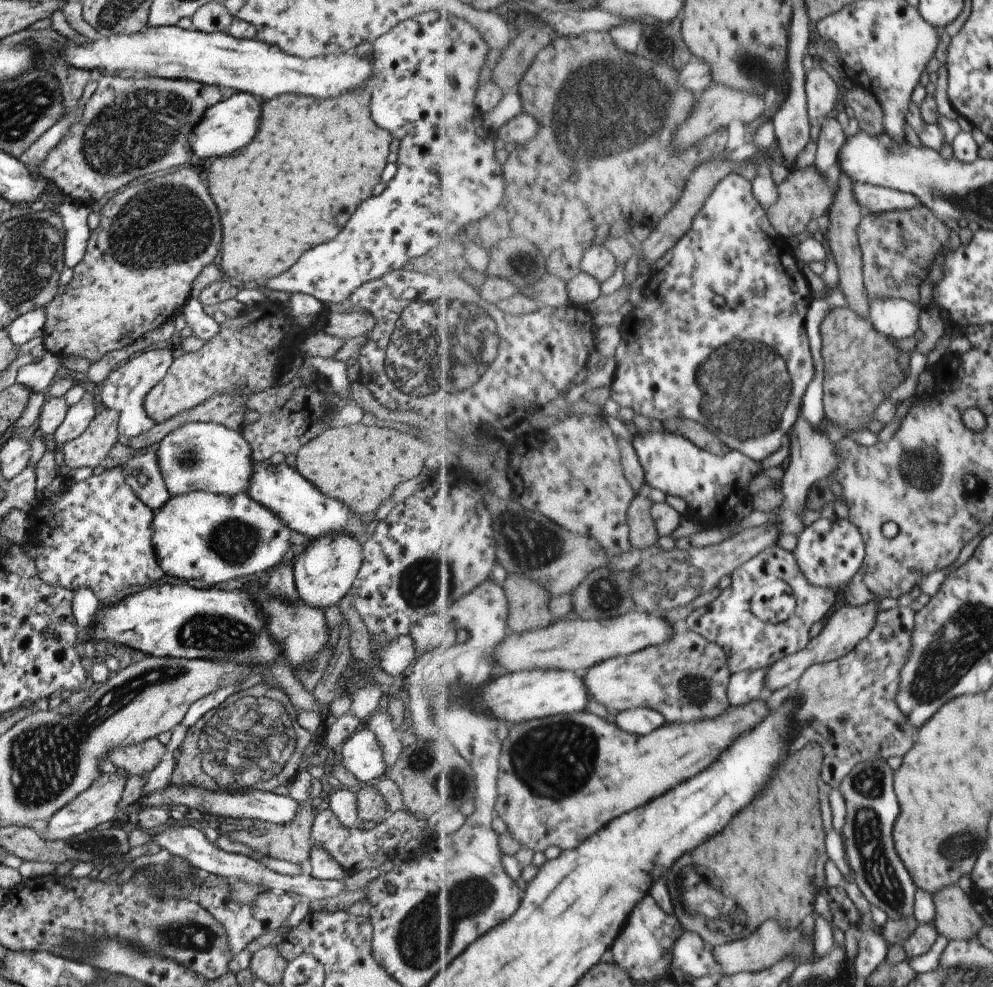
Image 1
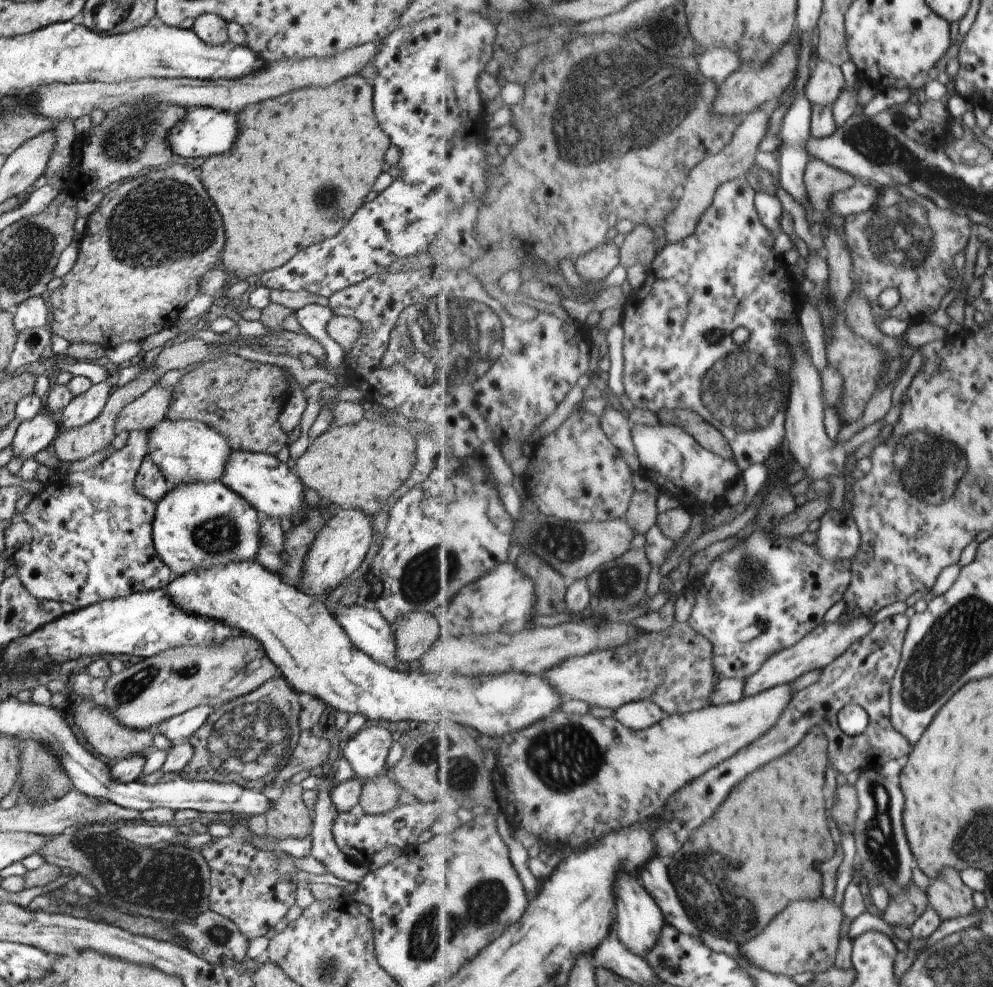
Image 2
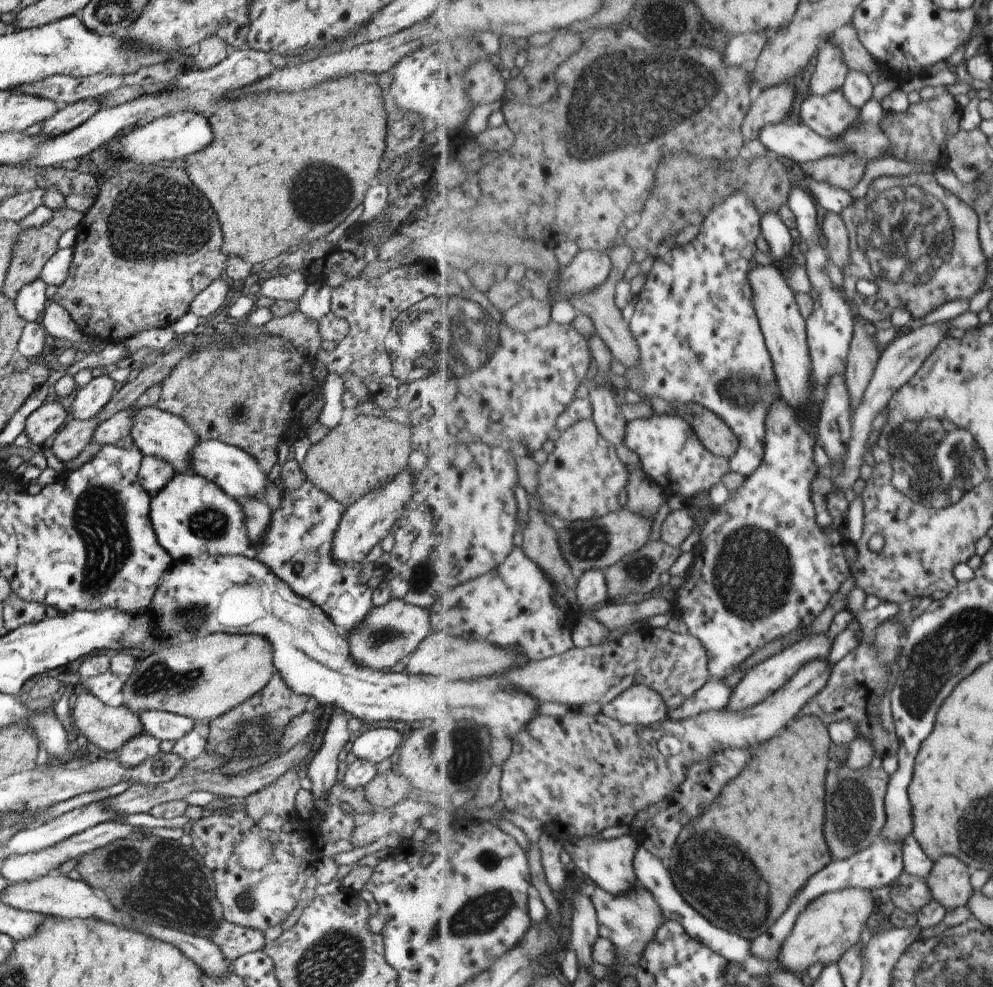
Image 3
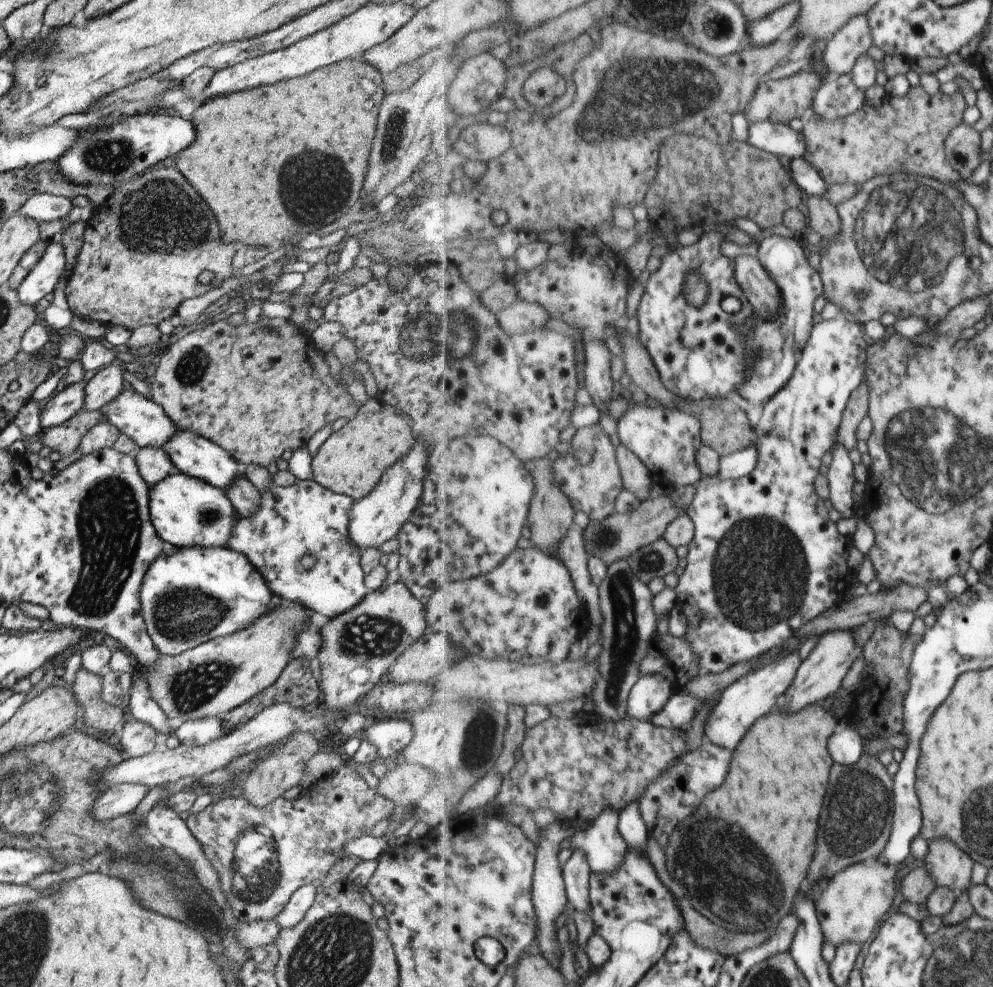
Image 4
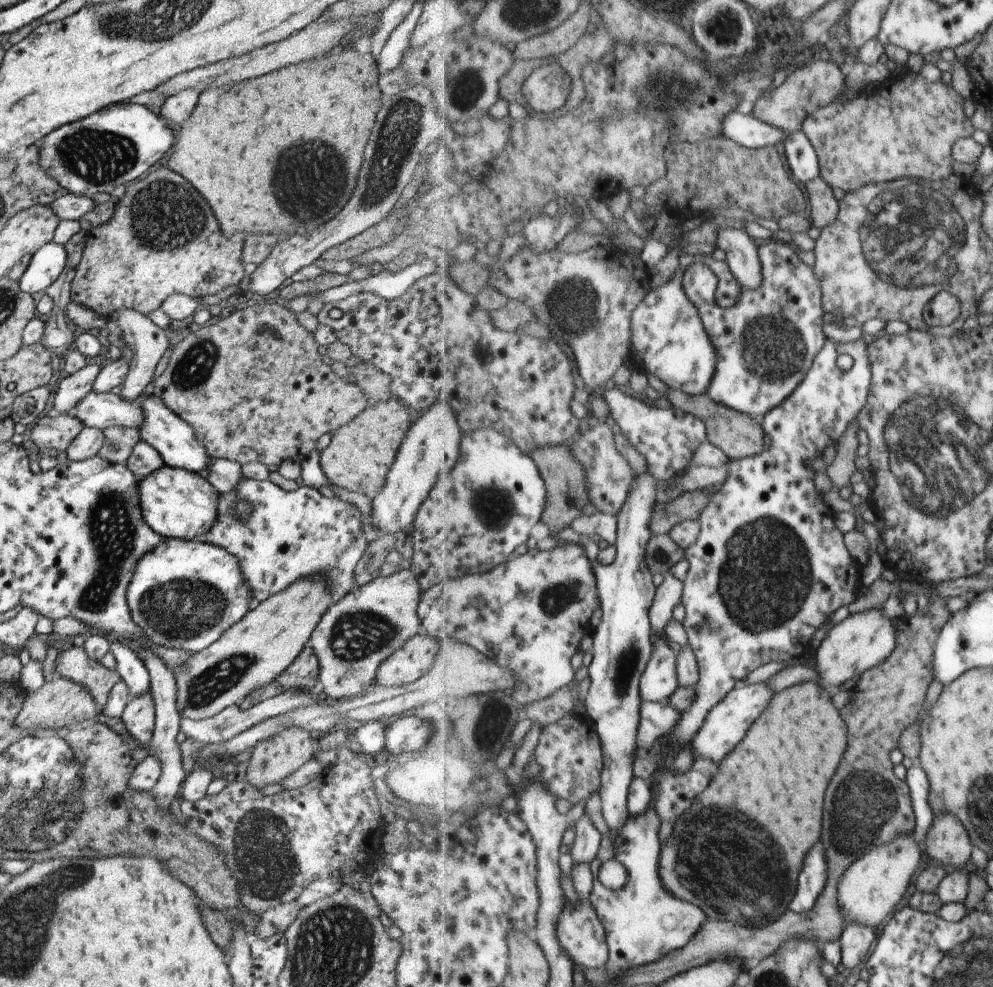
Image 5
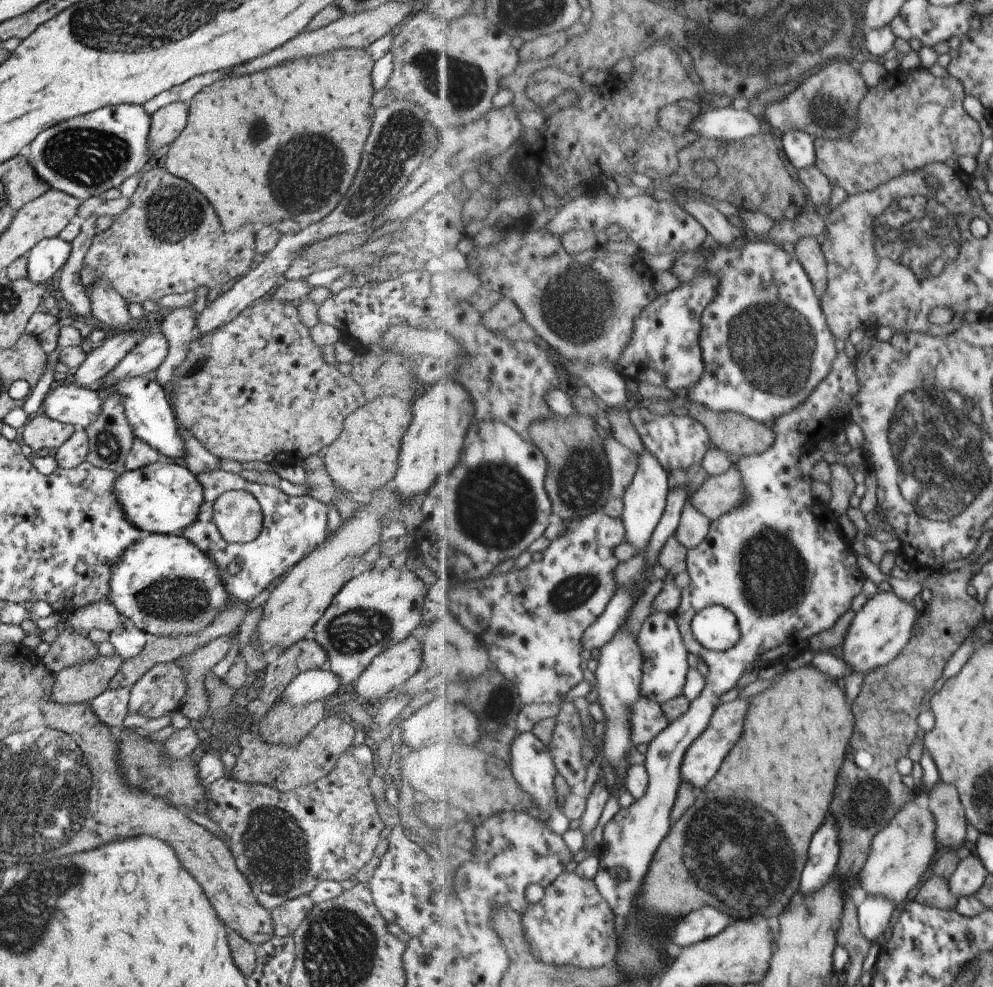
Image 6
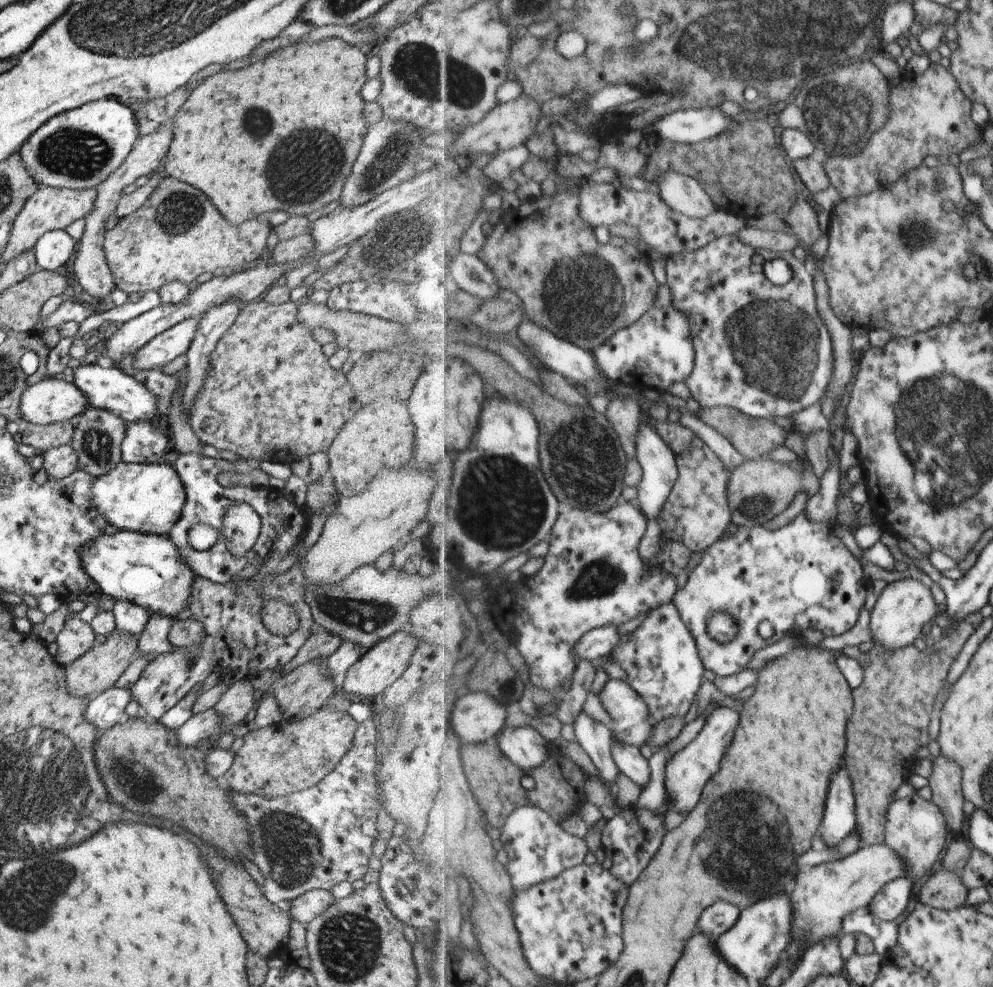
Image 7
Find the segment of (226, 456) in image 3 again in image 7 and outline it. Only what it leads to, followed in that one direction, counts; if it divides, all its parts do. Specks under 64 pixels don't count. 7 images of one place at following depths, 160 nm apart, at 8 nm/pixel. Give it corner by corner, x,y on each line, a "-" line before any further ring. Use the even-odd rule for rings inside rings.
88,358
80,363
73,365
74,381
76,388
87,397
90,407
100,409
115,414
125,423
147,423
155,416
159,415
158,397
152,396
152,393
134,377
121,371
116,365
102,363
96,358

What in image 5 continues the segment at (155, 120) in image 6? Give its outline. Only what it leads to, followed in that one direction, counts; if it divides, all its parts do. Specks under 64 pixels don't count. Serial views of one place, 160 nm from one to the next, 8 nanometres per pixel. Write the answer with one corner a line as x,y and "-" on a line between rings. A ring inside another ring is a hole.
184,89
167,98
160,108
160,118
166,126
178,128
188,120
196,106
200,90

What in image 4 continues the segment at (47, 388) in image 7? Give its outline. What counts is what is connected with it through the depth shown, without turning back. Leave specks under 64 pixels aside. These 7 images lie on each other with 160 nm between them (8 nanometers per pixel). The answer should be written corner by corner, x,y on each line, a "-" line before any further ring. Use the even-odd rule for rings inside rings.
133,389
120,391
115,399
105,405
105,420
115,426
122,434
129,436
138,446
160,448
175,435
177,426
168,418
164,409
152,399
147,399

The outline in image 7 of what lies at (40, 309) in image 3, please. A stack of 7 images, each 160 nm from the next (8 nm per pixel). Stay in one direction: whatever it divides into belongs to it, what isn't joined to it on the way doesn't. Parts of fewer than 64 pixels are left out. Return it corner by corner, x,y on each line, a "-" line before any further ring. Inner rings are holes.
58,229
45,232
33,246
38,269
56,271
70,261
77,243
65,231

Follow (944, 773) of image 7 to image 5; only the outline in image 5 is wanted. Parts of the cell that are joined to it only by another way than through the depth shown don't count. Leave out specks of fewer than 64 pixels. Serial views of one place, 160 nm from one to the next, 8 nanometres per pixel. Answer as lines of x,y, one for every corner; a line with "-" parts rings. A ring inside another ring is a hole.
952,811
935,817
924,844
931,861
942,863
951,871
964,868
975,849
968,828

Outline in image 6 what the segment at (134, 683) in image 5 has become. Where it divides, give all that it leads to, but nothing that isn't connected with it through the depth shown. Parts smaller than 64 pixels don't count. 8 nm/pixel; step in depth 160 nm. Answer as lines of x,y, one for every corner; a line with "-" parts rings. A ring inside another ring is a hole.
124,618
124,622
110,632
109,641
124,662
135,657
144,648
150,636
145,630
139,629
130,620

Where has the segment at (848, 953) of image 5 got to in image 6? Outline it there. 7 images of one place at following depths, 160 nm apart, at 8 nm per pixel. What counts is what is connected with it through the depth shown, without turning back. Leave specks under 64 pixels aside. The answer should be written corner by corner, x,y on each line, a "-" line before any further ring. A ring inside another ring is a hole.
869,895
859,907
859,919
864,934
873,942
879,940
884,932
892,926
894,914
899,912
901,907
892,899
882,895

